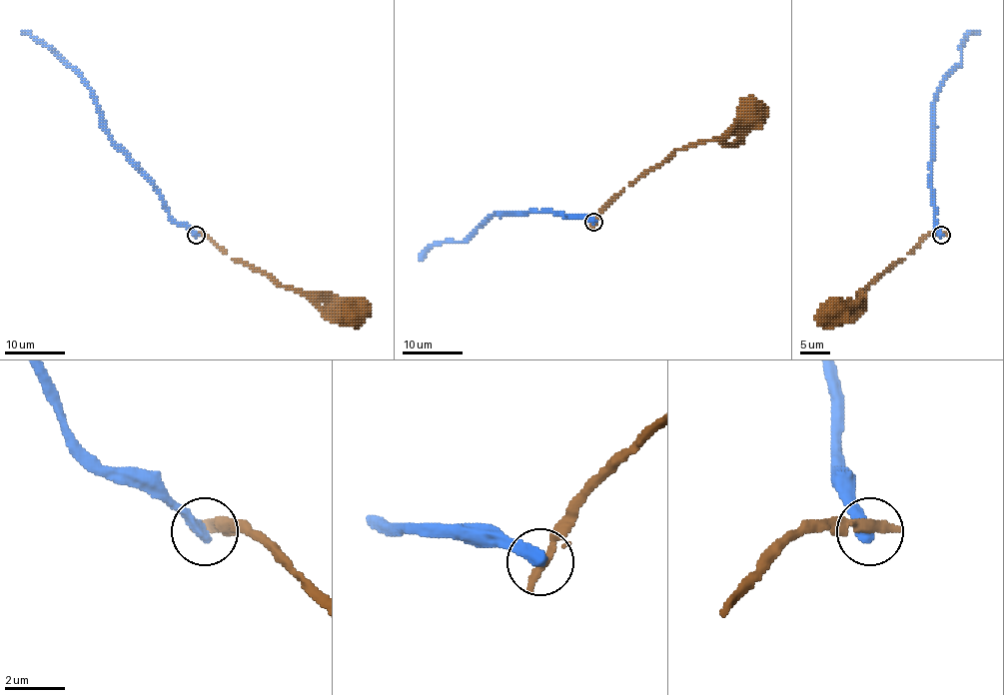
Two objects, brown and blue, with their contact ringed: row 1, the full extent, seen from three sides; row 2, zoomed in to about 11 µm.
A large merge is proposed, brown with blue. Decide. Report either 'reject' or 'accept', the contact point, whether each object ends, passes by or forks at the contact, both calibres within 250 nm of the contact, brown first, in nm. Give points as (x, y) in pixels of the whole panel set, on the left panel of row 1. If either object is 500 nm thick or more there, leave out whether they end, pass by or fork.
reject; at (196, 235); brown ends there; blue ends there; 360 nm thick on the brown side, 420 nm on the other

